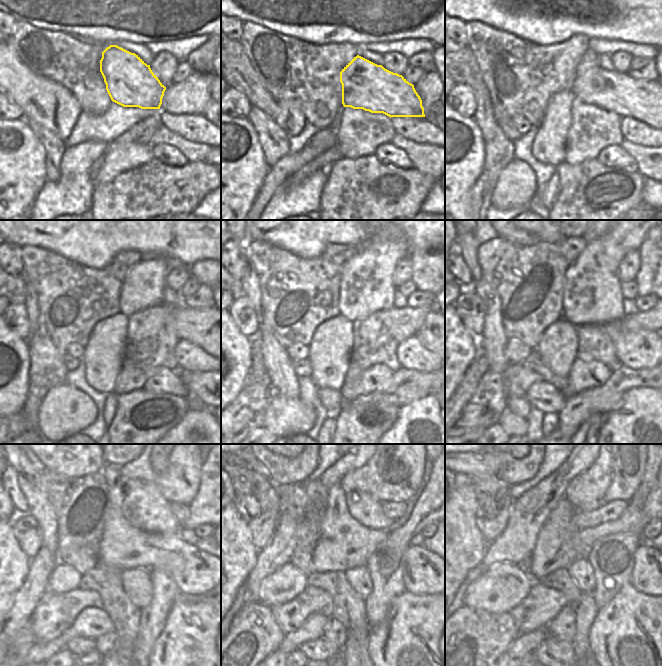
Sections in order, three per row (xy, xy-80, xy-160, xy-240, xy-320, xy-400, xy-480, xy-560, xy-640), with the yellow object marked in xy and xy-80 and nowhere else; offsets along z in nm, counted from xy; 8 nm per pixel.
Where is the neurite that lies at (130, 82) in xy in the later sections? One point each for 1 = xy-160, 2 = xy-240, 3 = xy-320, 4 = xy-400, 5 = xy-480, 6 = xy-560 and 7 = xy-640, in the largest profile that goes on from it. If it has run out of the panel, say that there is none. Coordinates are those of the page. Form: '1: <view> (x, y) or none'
1: xy-160 (647, 101)
2: xy-240 (200, 326)
3: xy-320 (424, 334)
4: none
5: none
6: none
7: none

